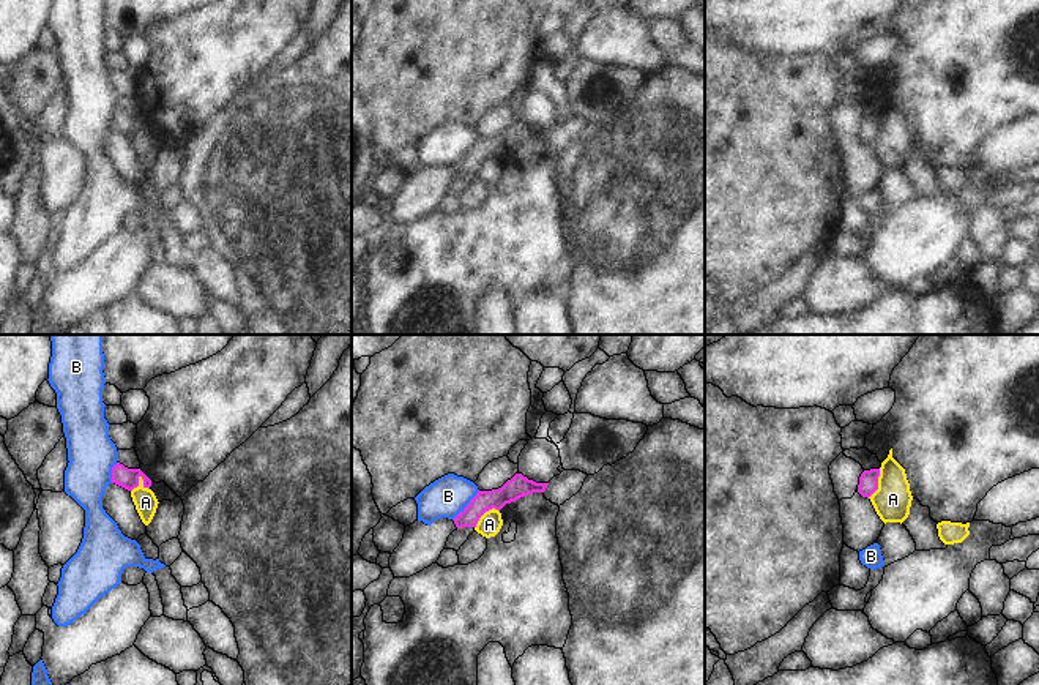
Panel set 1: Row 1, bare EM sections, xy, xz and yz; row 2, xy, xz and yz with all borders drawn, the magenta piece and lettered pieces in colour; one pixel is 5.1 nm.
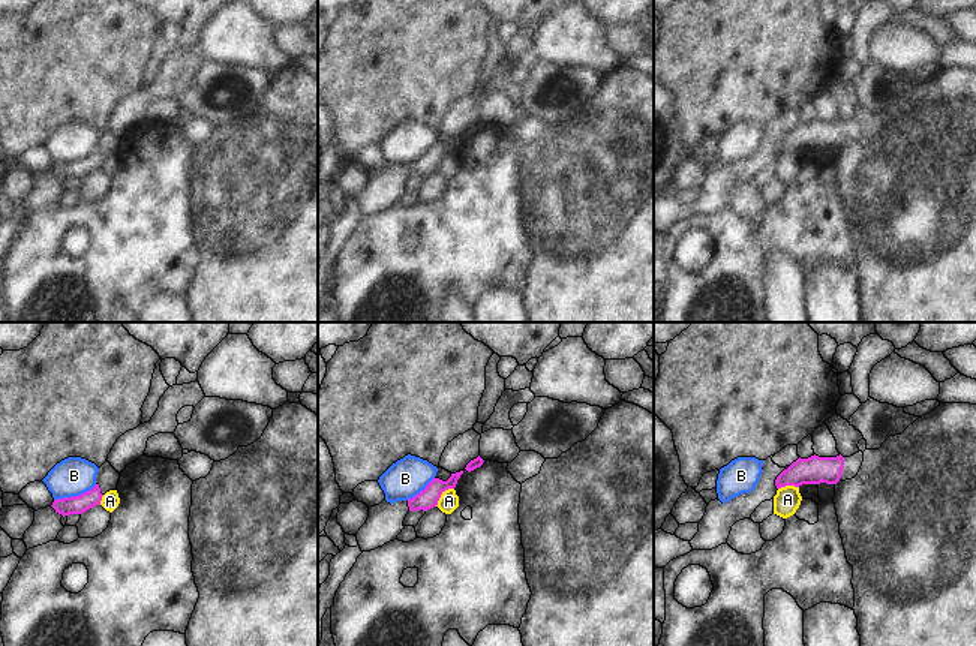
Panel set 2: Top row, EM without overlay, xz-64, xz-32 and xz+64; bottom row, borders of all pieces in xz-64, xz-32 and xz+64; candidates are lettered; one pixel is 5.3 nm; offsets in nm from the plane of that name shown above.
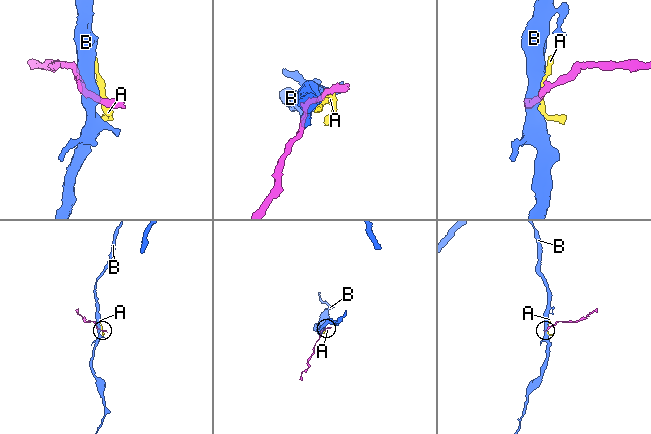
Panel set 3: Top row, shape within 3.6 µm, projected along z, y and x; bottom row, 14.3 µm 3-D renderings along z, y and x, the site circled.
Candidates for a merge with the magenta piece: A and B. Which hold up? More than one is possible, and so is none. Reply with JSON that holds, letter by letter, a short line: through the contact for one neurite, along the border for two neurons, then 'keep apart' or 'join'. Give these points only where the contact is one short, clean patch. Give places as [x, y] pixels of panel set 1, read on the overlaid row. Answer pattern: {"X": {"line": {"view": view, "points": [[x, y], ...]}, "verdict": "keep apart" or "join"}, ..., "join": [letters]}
{"A": {"line": {"view": "xy", "points": [[141, 475], [139, 483], [131, 491]]}, "verdict": "keep apart"}, "B": {"line": {"view": "xz", "points": [[478, 490], [453, 520]]}, "verdict": "keep apart"}, "join": []}

